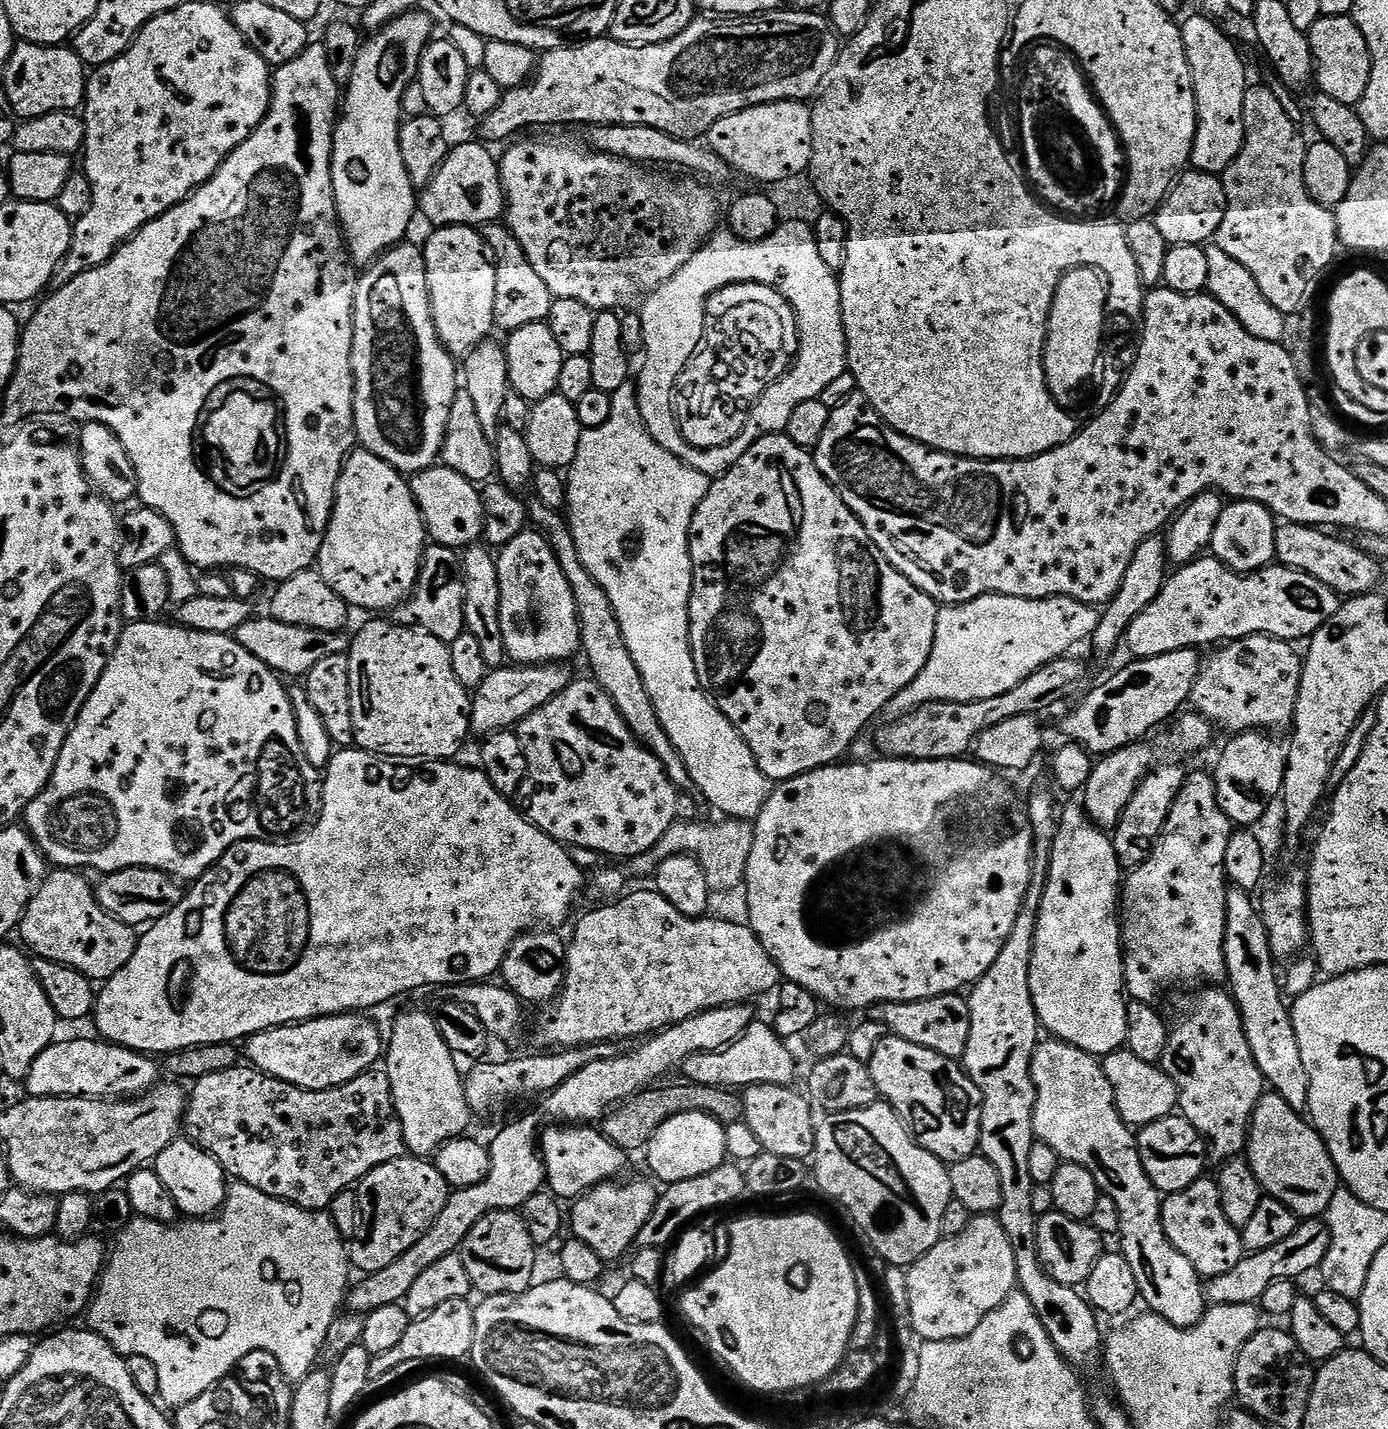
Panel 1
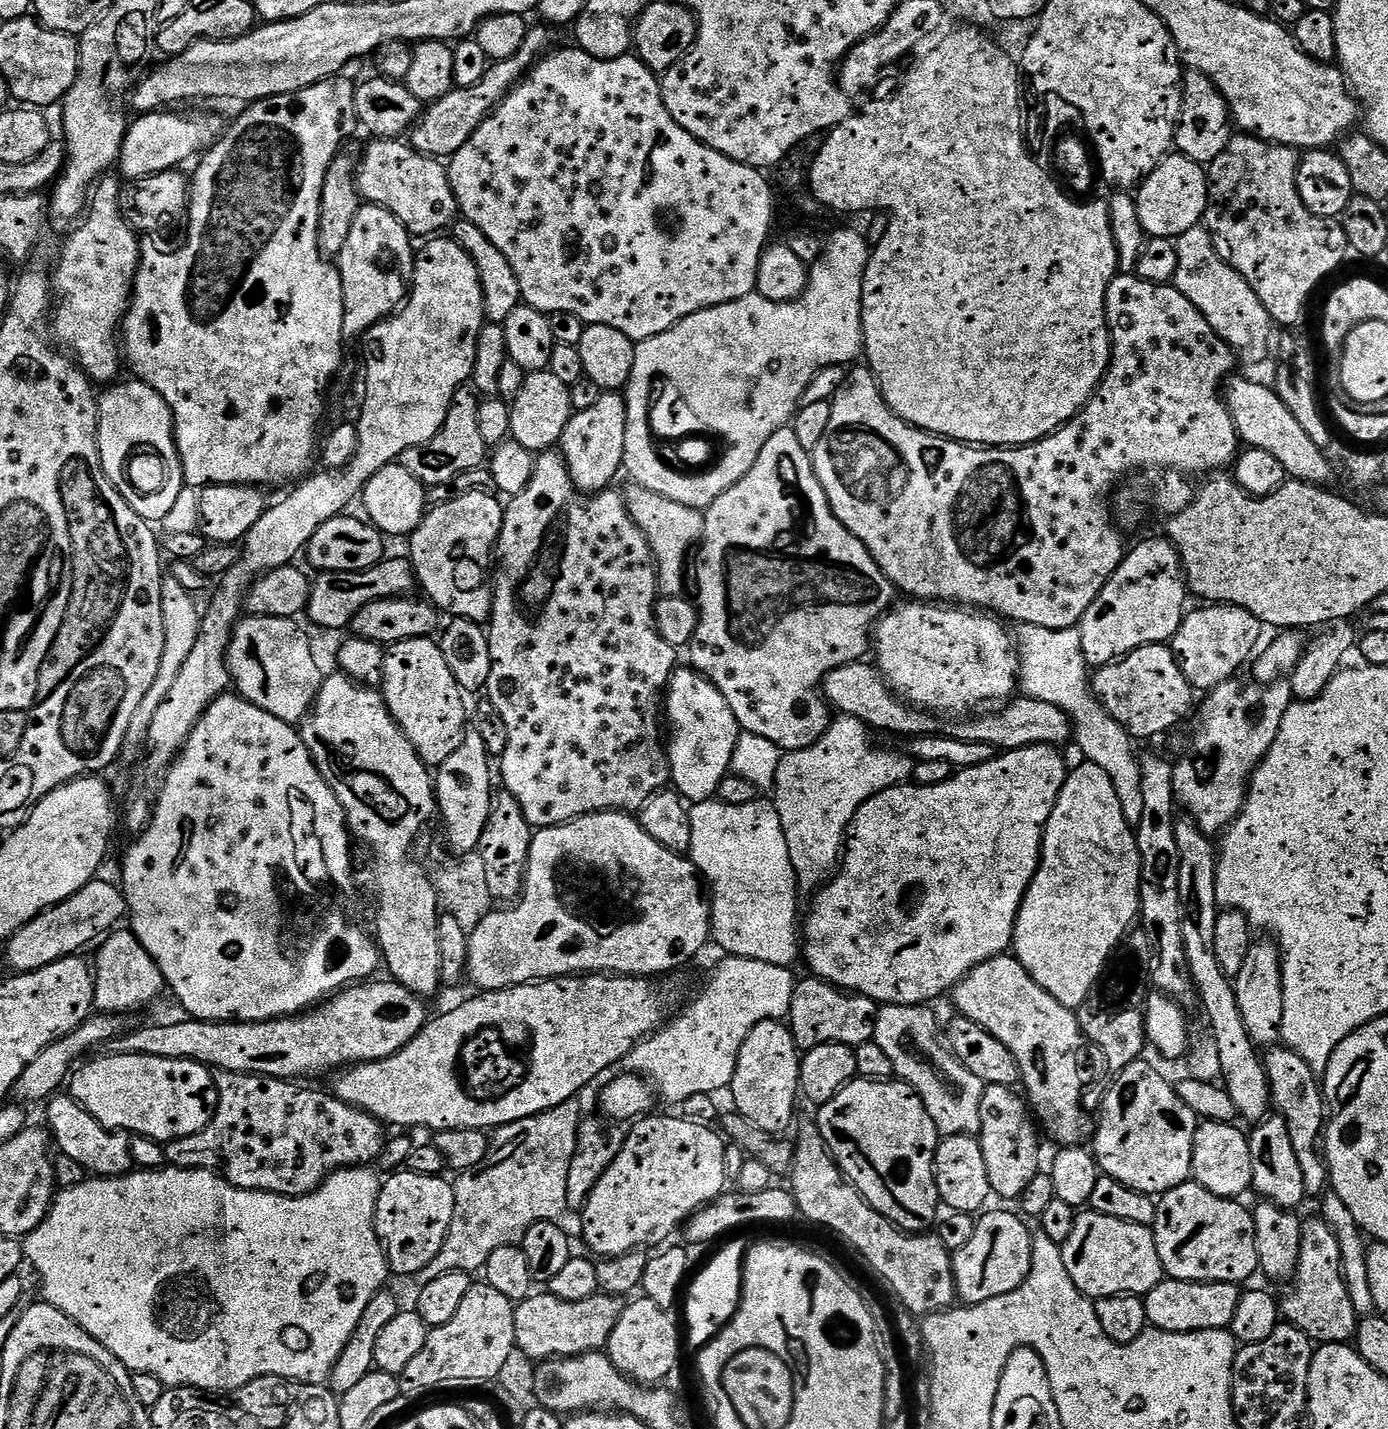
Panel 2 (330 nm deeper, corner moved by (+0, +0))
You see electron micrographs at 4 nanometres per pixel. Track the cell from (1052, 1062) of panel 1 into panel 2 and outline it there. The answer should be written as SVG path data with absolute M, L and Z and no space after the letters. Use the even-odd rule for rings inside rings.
M1005 954L1002 956L995 956L994 958L990 958L986 962L982 962L977 966L974 970L970 970L967 974L965 974L964 979L960 981L959 984L956 985L954 989L954 997L956 996L956 1012L959 1013L961 1016L965 1016L966 1018L970 1018L974 1022L978 1022L978 1026L982 1026L986 1029L990 1034L994 1034L994 1038L998 1038L998 1042L1002 1042L1002 1046L1006 1046L1006 1050L1010 1050L1010 1054L1014 1054L1014 1062L1018 1062L1018 1070L1020 1071L1020 1078L1022 1081L1022 1088L1025 1088L1026 1091L1028 1091L1028 1094L1026 1093L1026 1100L1027 1103L1030 1105L1030 1111L1031 1115L1035 1117L1035 1119L1038 1121L1039 1127L1043 1129L1045 1132L1048 1131L1050 1135L1053 1136L1054 1139L1057 1140L1057 1145L1060 1146L1076 1146L1081 1143L1080 1140L1084 1136L1084 1131L1089 1131L1090 1128L1090 1120L1088 1124L1088 1118L1090 1118L1089 1113L1085 1111L1084 1108L1084 1096L1086 1091L1086 1083L1084 1084L1084 1044L1086 1045L1086 1037L1084 1035L1084 1032L1082 1029L1079 1028L1078 1024L1078 1018L1076 1017L1075 1011L1073 1009L1067 1008L1066 1006L1062 1006L1062 1002L1058 1002L1058 998L1054 998L1050 994L1046 994L1046 990L1042 990L1042 986L1038 986L1038 982L1034 982L1034 978L1030 978L1030 974L1023 968L1023 966L1020 965L1020 961L1016 959L1015 955L1012 954Z

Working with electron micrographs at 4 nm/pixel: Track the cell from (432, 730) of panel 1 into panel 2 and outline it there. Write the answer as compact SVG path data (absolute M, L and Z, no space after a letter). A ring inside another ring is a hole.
M427 636L410 638L387 649L382 695L390 714L396 720L396 725L406 734L406 738L420 755L422 763L439 766L446 762L446 758L450 758L450 754L454 754L454 750L458 750L458 746L462 746L462 738L470 727L470 708L468 712L467 706L464 705L466 693L458 686L454 674L450 674L450 666L446 666L446 658L435 639Z

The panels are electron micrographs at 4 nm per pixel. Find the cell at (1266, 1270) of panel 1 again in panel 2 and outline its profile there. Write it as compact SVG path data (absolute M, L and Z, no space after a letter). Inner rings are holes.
M1165 1278L1142 1299L1146 1306L1146 1318L1151 1327L1167 1332L1201 1332L1215 1328L1231 1329L1241 1295L1242 1288L1238 1284L1203 1284L1193 1280Z

